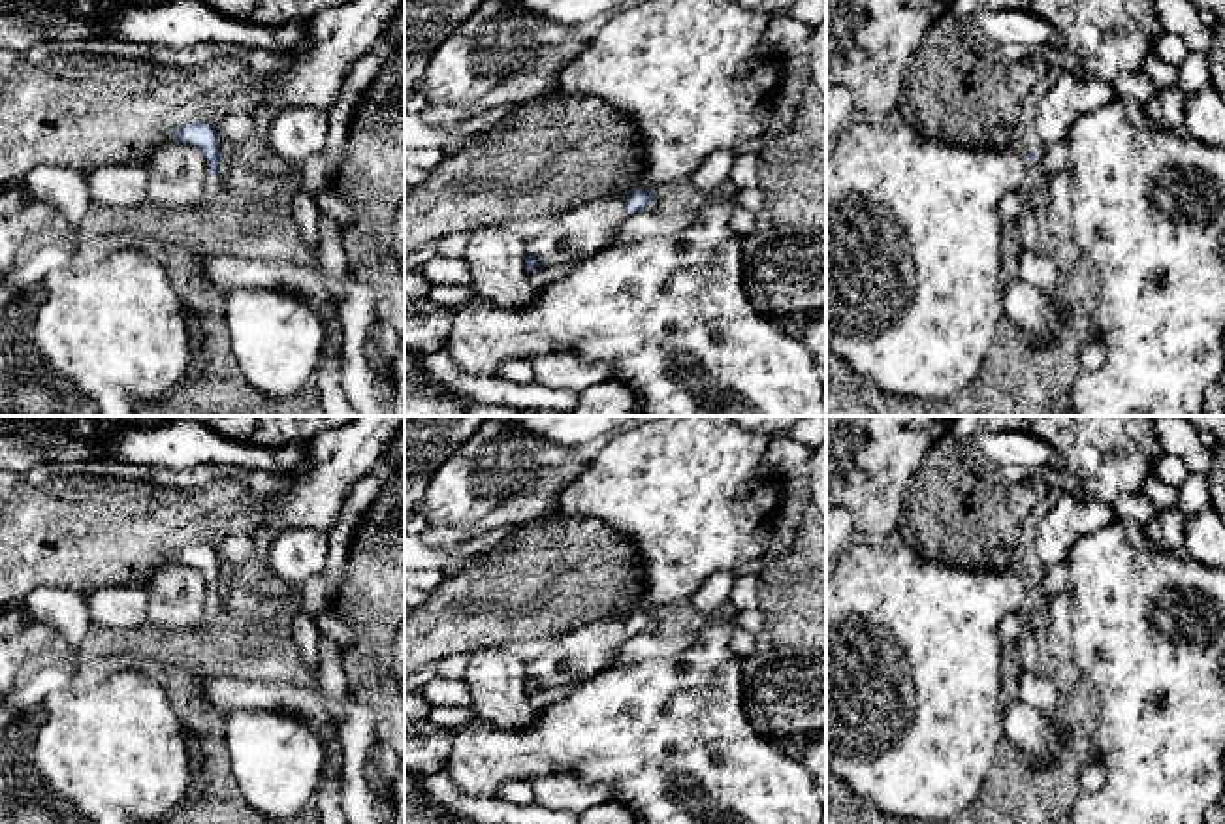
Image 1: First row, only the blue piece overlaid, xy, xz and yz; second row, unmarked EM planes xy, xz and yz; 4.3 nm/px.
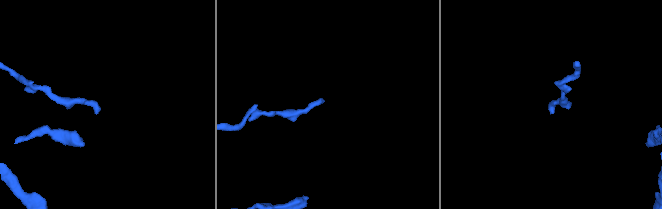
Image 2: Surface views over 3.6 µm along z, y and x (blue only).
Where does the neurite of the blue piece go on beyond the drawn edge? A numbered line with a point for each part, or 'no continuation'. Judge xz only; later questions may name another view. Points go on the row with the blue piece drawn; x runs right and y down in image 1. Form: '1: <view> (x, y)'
no continuation

